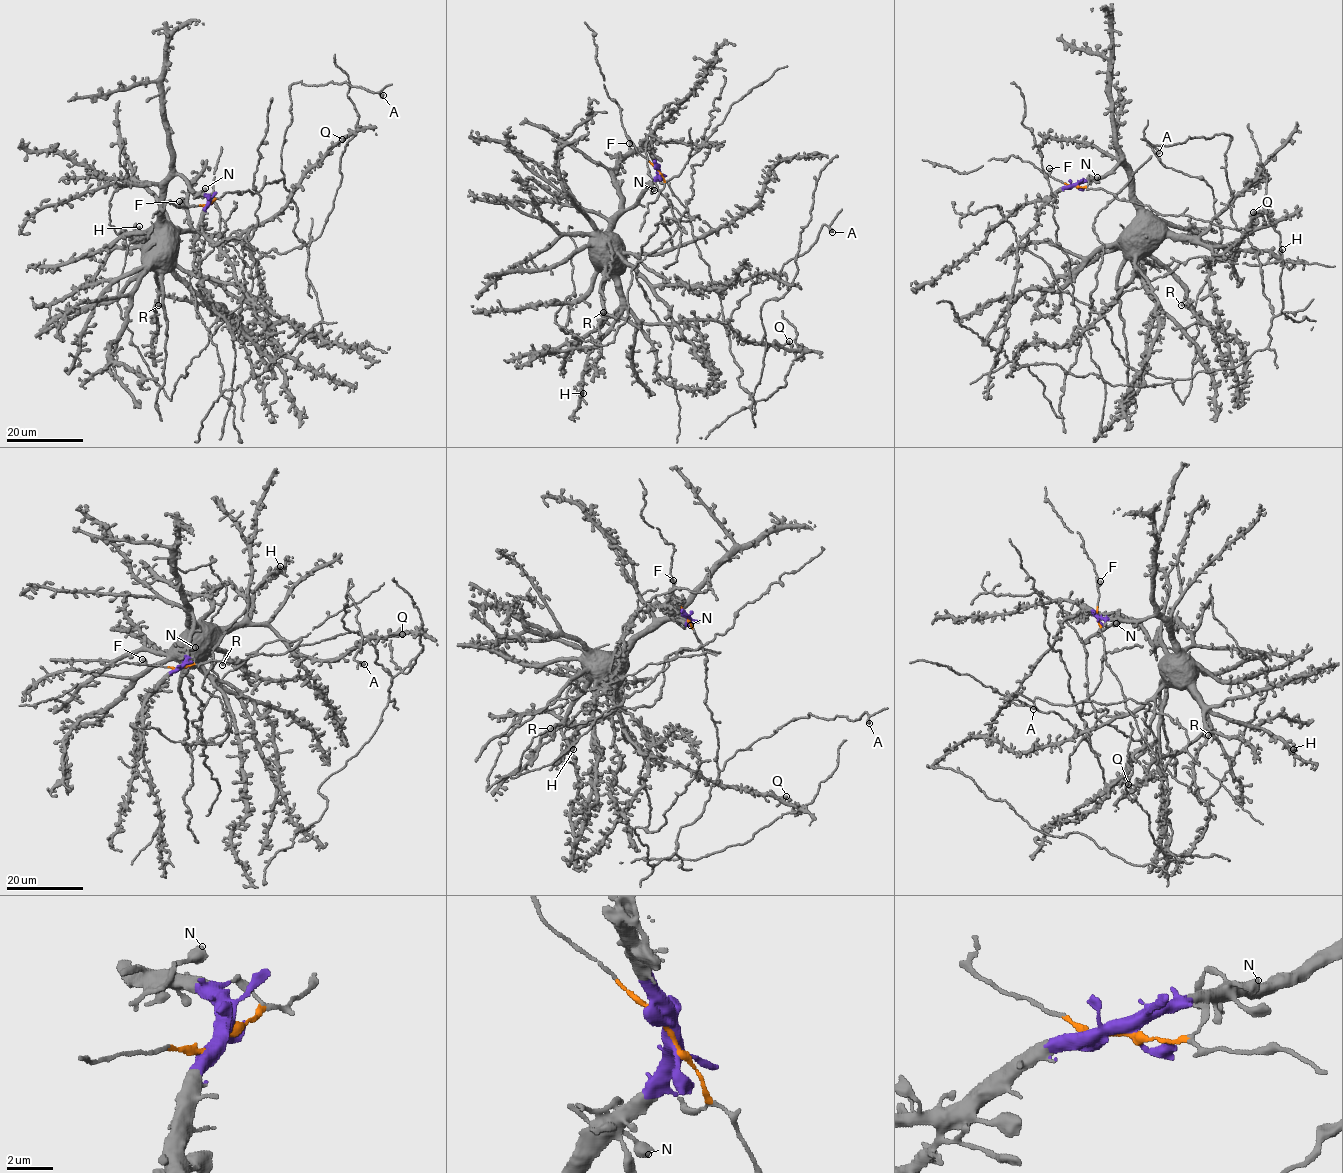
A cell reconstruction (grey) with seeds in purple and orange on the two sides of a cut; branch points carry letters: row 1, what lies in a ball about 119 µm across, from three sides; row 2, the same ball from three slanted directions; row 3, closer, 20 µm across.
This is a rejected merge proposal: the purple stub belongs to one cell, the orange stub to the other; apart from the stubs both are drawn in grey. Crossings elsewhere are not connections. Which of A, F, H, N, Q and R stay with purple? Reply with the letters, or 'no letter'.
H, N, Q, R

